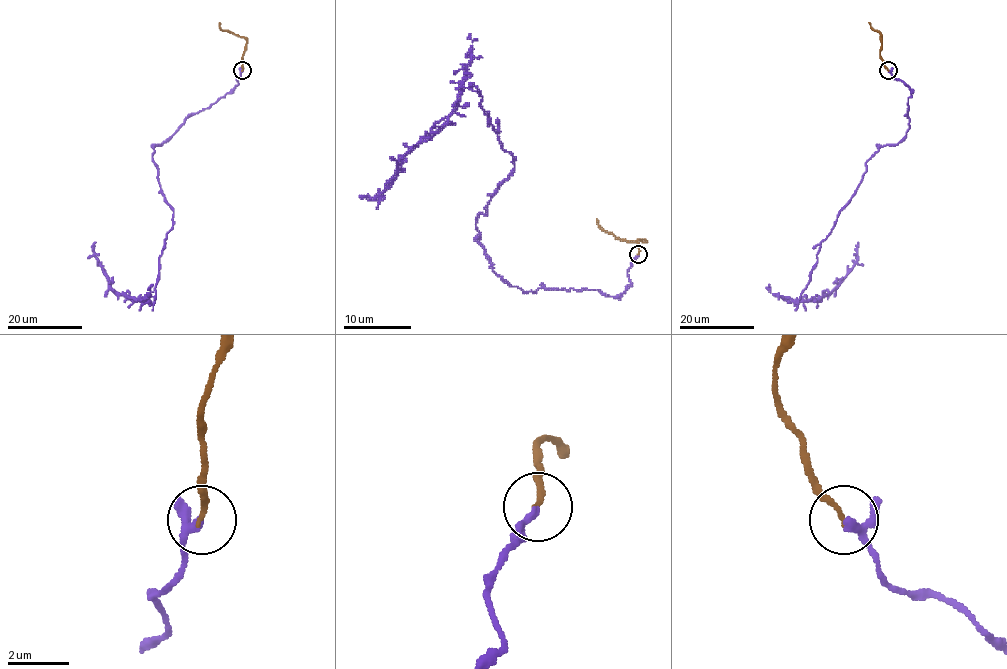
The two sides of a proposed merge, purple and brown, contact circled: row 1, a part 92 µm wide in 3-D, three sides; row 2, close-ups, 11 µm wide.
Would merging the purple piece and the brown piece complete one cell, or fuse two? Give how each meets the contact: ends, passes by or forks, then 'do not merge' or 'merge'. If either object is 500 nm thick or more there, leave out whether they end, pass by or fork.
purple passes by; brown ends; merge

